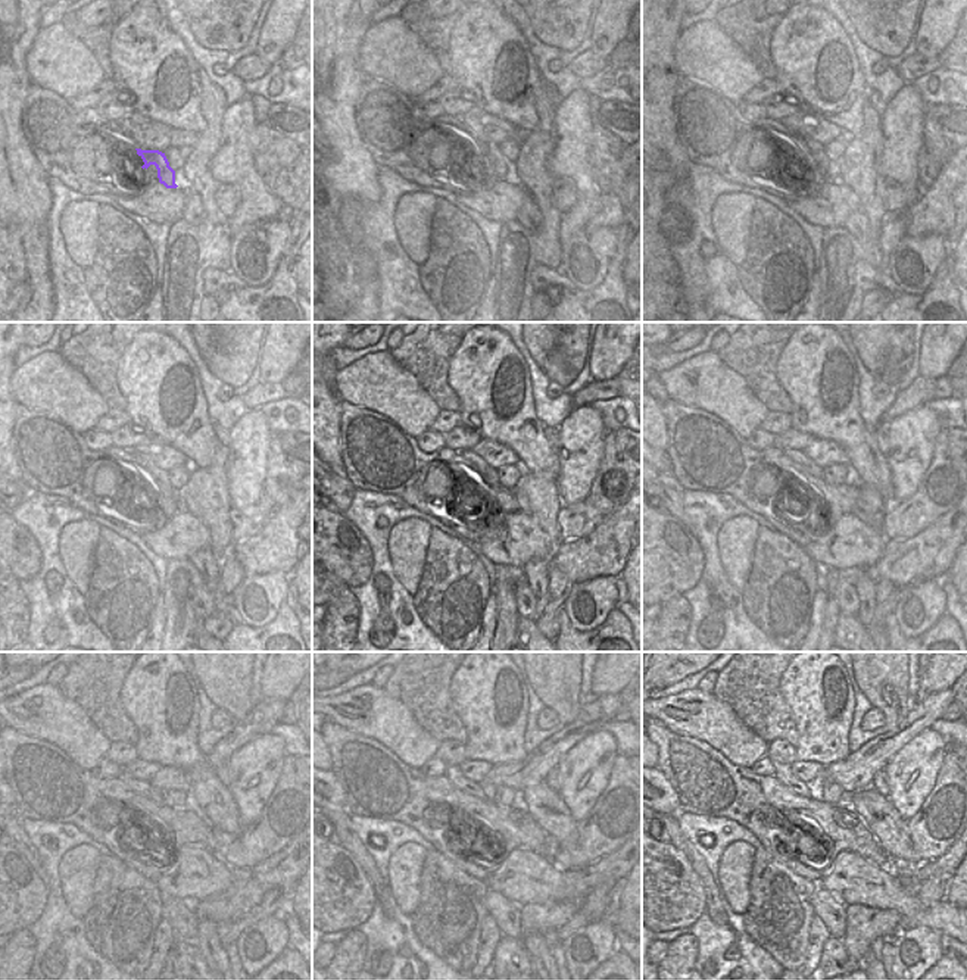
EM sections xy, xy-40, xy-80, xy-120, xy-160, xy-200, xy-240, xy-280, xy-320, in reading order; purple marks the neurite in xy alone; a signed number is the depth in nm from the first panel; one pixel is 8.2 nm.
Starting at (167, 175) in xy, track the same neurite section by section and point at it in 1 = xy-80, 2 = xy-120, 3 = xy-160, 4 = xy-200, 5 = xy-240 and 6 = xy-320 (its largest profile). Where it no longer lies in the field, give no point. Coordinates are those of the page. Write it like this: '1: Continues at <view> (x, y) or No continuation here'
1: Continues at xy-80 (819, 150)
2: Continues at xy-120 (161, 477)
3: Continues at xy-160 (487, 473)
4: Continues at xy-200 (799, 456)
5: Continues at xy-240 (143, 787)
6: Continues at xy-320 (782, 771)

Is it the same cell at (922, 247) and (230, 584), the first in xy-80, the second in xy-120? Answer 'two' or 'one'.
two

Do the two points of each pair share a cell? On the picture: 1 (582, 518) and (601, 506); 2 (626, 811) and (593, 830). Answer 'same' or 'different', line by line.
1: same
2: same

